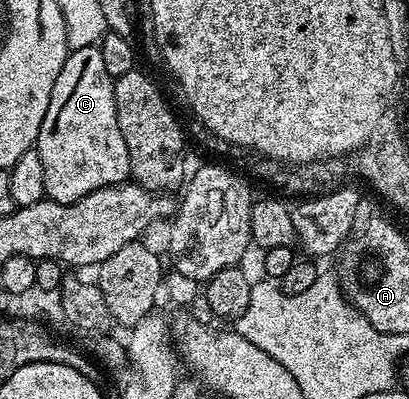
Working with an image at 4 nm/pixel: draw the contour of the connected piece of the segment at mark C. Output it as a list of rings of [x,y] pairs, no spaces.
[[[100,45],[70,49],[59,76],[55,76],[55,88],[51,88],[51,104],[47,104],[47,116],[39,124],[39,136],[35,149],[43,160],[43,184],[50,202],[74,202],[85,198],[104,186],[119,186],[130,177],[127,144],[123,132],[119,132],[119,120],[115,112],[115,79],[103,64]]]

